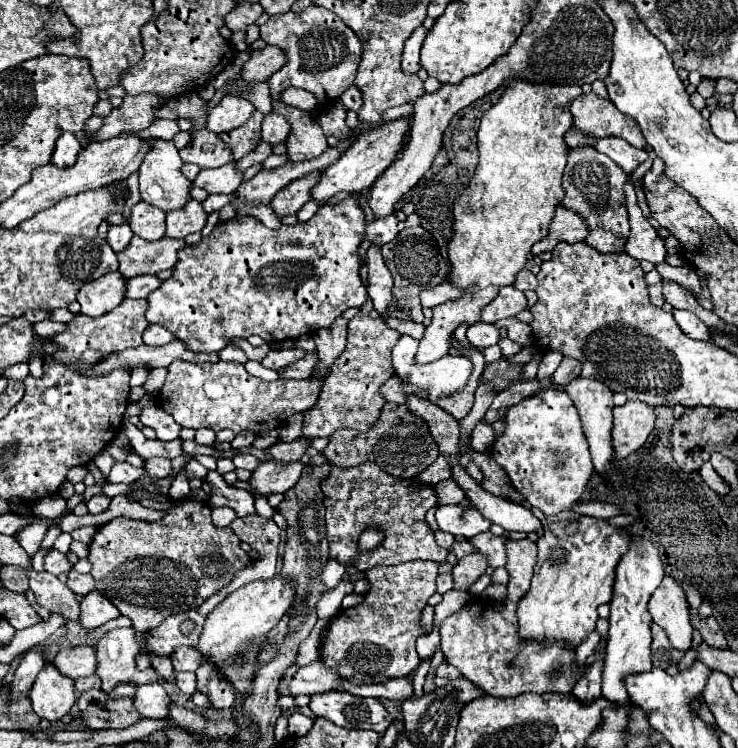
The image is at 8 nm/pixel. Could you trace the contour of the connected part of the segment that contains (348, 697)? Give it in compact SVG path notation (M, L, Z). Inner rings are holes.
M348 692L314 694L308 708L316 716L324 716L344 728L370 728L384 732L392 724L392 716L374 698L360 698Z

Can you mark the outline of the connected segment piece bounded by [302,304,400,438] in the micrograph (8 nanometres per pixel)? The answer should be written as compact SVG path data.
M364 304L358 316L348 322L346 350L326 376L318 402L304 414L302 434L306 438L328 438L338 428L356 428L360 432L366 432L378 420L378 414L386 402L378 390L394 374L390 352L398 342L400 332L388 328L382 318L370 318L368 312L370 308Z

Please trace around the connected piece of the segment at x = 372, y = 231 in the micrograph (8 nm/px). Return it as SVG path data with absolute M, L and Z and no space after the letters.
M394 214L370 222L368 228L366 228L368 240L370 240L372 244L376 244L376 246L384 246L384 244L388 244L388 242L394 240L394 236L398 234L398 230L396 230L396 222L398 222L398 220L396 220Z

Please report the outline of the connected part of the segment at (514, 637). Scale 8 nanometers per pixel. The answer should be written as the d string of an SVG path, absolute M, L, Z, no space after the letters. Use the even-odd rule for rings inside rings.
M530 538L524 540L508 540L506 542L506 570L510 576L508 582L508 598L502 602L474 602L456 614L448 616L440 626L442 652L446 660L456 666L468 680L480 686L486 694L506 698L518 696L522 692L572 692L578 676L584 674L584 666L578 666L574 660L574 652L564 648L562 642L542 648L538 644L522 646L522 638L518 636L516 624L516 604L530 588L532 568L536 564L536 542Z

